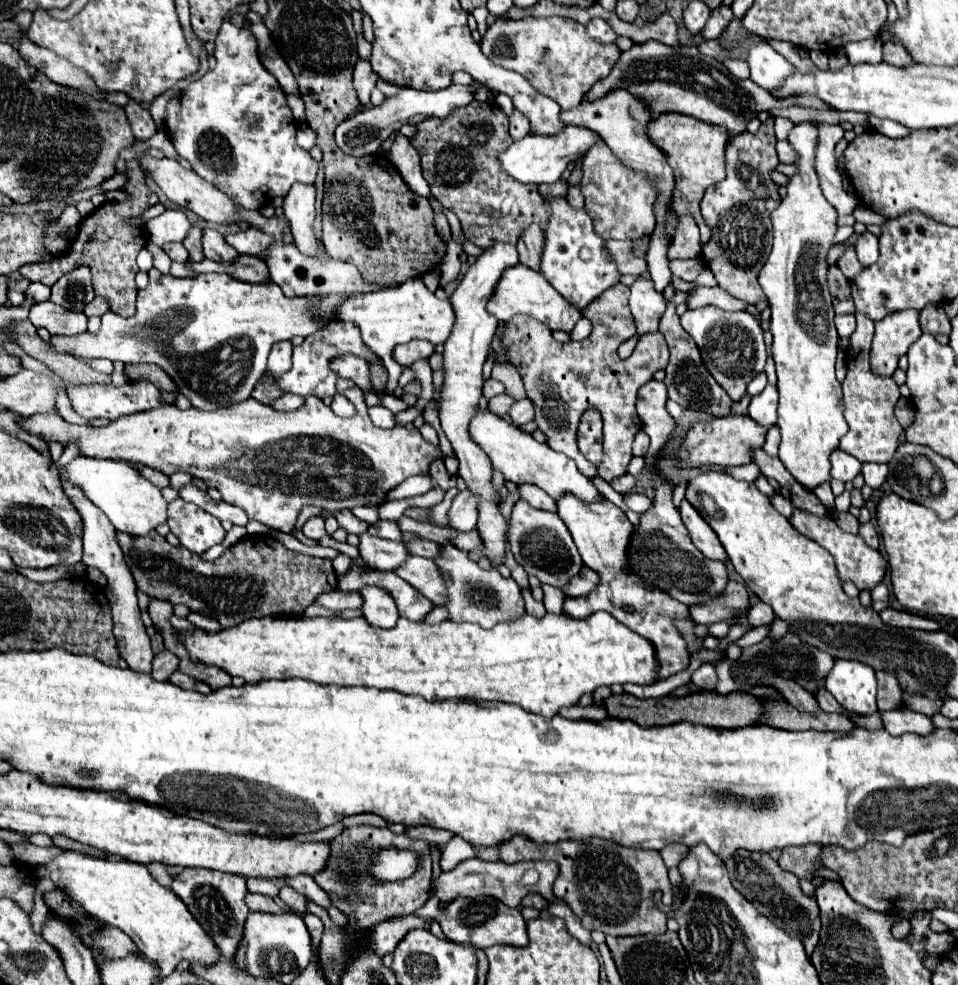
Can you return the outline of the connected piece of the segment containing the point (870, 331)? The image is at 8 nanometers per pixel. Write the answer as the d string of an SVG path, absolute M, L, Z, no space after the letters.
M856 314L858 328L852 334L850 348L846 350L846 378L842 382L842 392L844 392L844 418L850 426L850 430L842 436L840 440L840 450L848 452L850 456L858 458L860 462L888 462L896 448L898 448L898 438L902 434L902 426L898 424L894 416L894 406L900 398L898 384L888 378L888 376L876 376L870 370L870 342L874 336L874 322L866 318L864 314Z

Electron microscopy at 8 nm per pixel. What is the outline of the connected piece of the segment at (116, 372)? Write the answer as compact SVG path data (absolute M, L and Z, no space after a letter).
M116 361L113 362L113 366L114 369L112 374L109 376L108 381L116 387L123 386L127 382L127 379L123 374L125 364L120 361Z

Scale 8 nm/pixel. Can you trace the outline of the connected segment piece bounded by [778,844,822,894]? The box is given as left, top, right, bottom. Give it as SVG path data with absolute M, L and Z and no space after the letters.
M806 844L800 848L784 848L782 856L778 860L778 864L796 874L800 878L800 886L802 892L812 894L814 892L814 884L812 884L812 870L822 868L820 866L820 844Z

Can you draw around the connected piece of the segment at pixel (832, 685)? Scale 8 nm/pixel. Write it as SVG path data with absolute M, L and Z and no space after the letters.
M836 660L826 676L826 688L848 716L868 716L876 708L874 670L856 660Z

